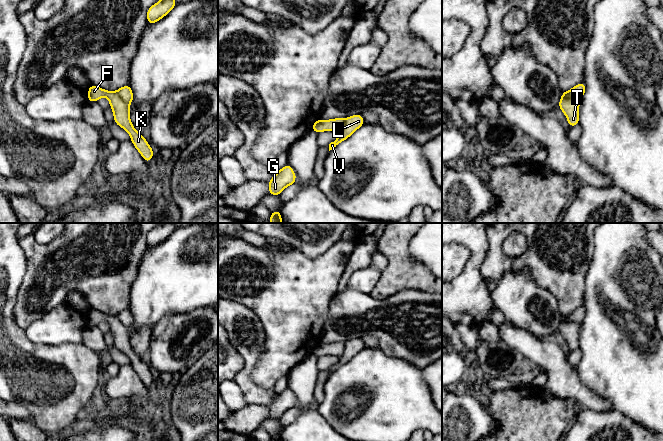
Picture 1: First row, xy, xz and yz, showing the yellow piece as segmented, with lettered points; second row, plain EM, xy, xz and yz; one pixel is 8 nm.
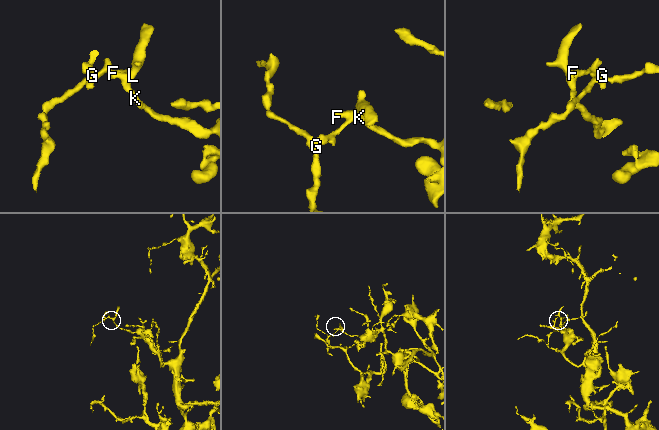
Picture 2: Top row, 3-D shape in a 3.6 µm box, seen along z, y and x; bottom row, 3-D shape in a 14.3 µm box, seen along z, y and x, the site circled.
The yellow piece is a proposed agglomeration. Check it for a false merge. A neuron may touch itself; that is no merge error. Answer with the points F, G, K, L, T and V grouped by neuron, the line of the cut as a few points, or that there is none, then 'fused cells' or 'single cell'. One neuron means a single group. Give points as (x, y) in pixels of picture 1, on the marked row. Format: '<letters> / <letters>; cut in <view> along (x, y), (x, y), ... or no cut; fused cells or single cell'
F K T / G L V; cut in xy along (115, 91), (128, 105); fused cells

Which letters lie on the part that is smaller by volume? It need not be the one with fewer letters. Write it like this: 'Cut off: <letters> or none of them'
Cut off: G, L, V

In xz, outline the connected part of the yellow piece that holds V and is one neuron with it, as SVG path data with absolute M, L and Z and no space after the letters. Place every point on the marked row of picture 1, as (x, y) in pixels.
M361 114L352 115L345 119L344 129L339 133L338 138L329 144L329 151L338 144L349 138L357 129L364 124L364 118Z

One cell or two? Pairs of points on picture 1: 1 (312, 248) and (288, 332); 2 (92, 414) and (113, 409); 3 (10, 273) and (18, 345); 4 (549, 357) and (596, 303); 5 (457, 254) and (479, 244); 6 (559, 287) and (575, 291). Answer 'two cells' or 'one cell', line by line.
1: two cells
2: one cell
3: one cell
4: two cells
5: two cells
6: one cell

